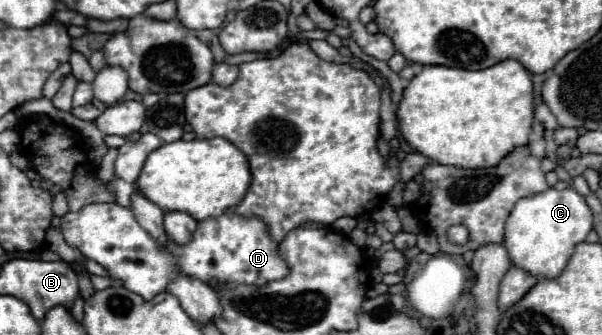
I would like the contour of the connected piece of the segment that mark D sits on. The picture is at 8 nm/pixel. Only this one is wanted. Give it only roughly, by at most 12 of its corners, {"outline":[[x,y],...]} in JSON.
{"outline":[[131,209],[61,217],[71,247],[153,299],[177,273],[265,285],[289,273],[261,219],[201,221],[167,251]]}

